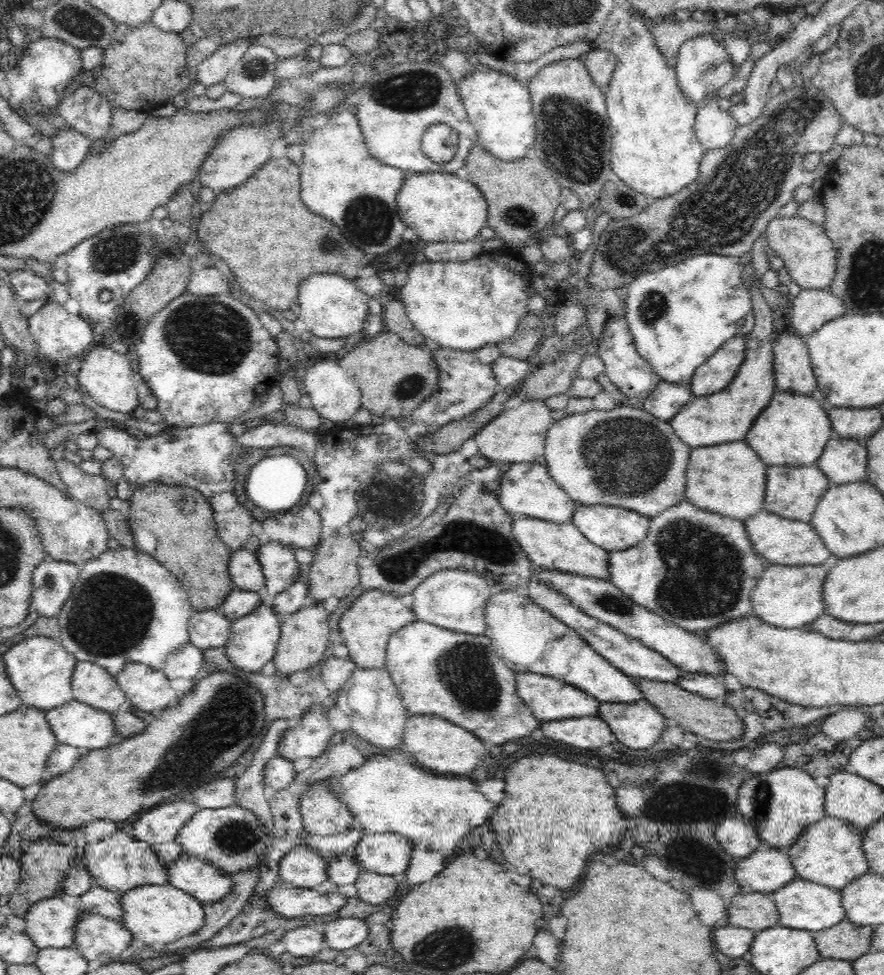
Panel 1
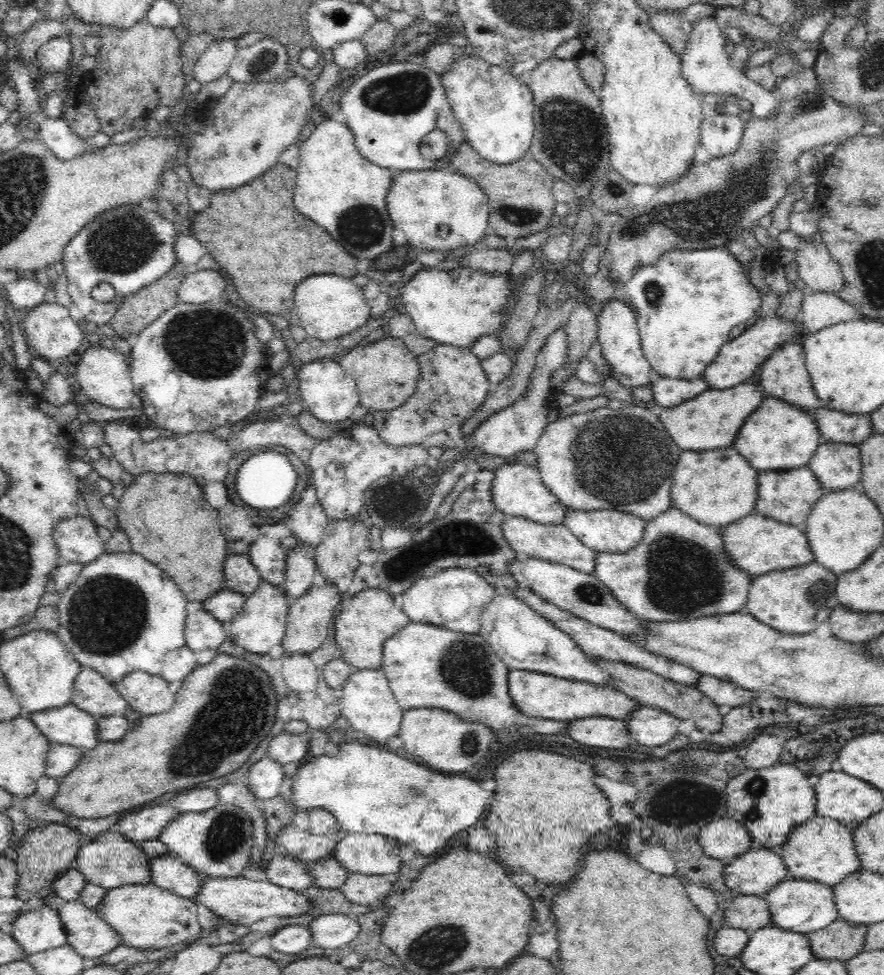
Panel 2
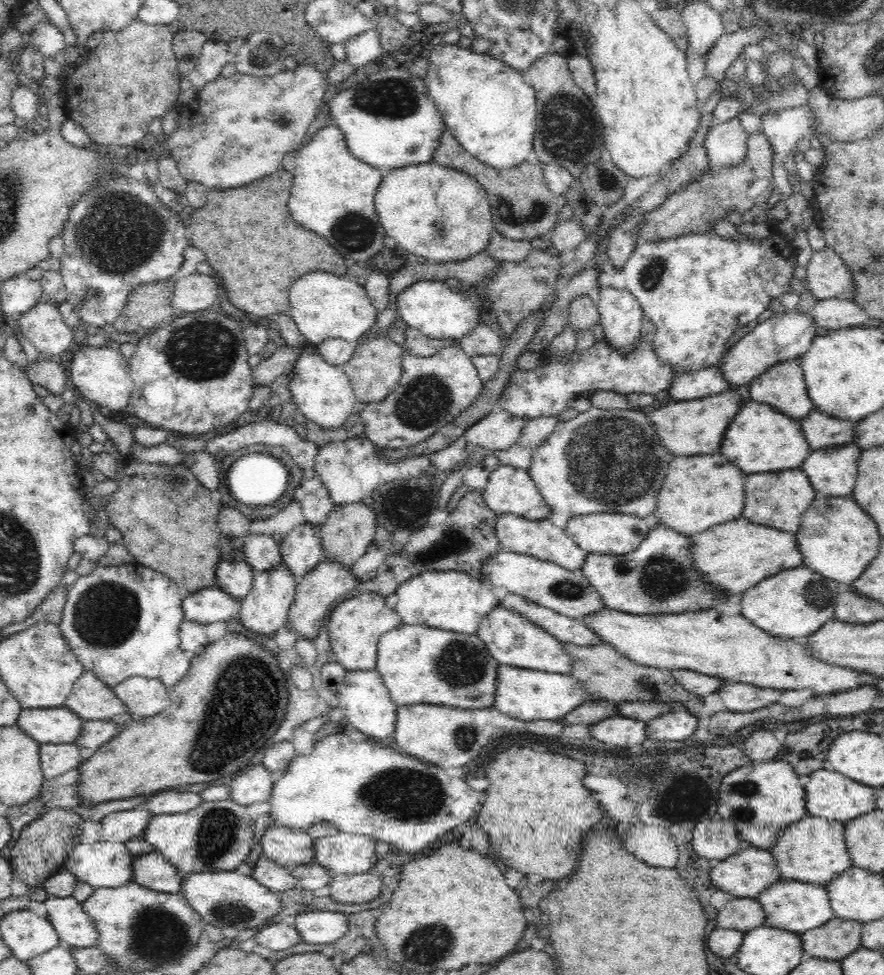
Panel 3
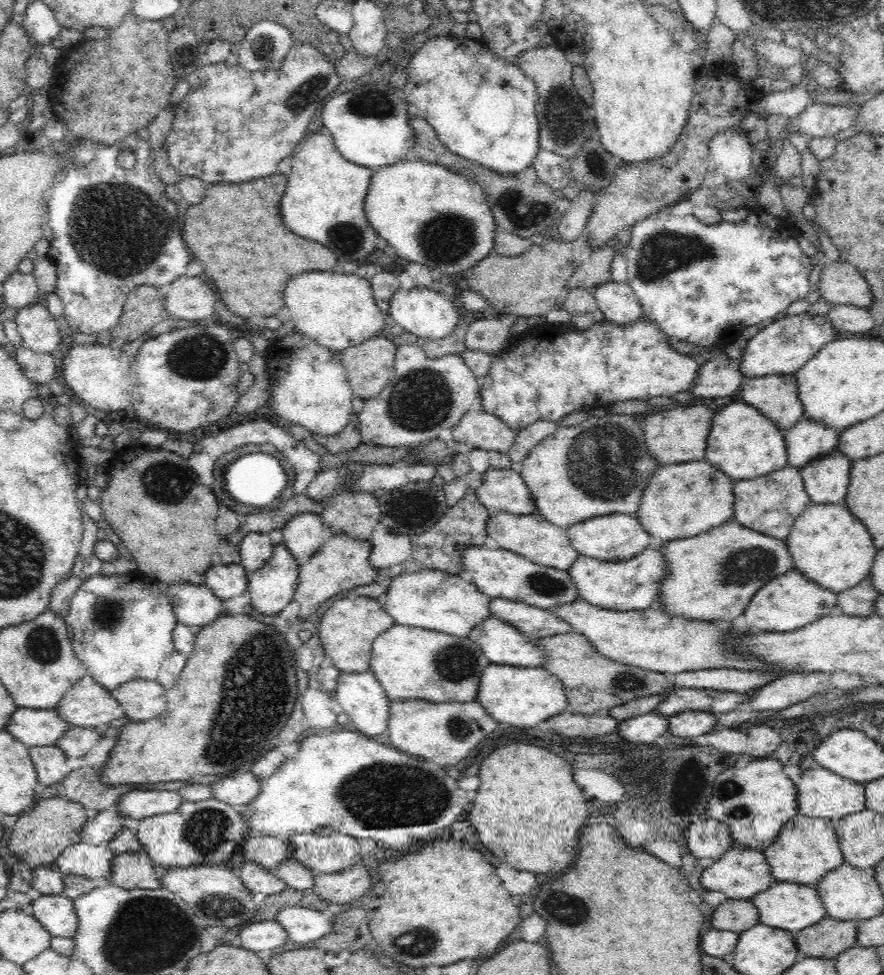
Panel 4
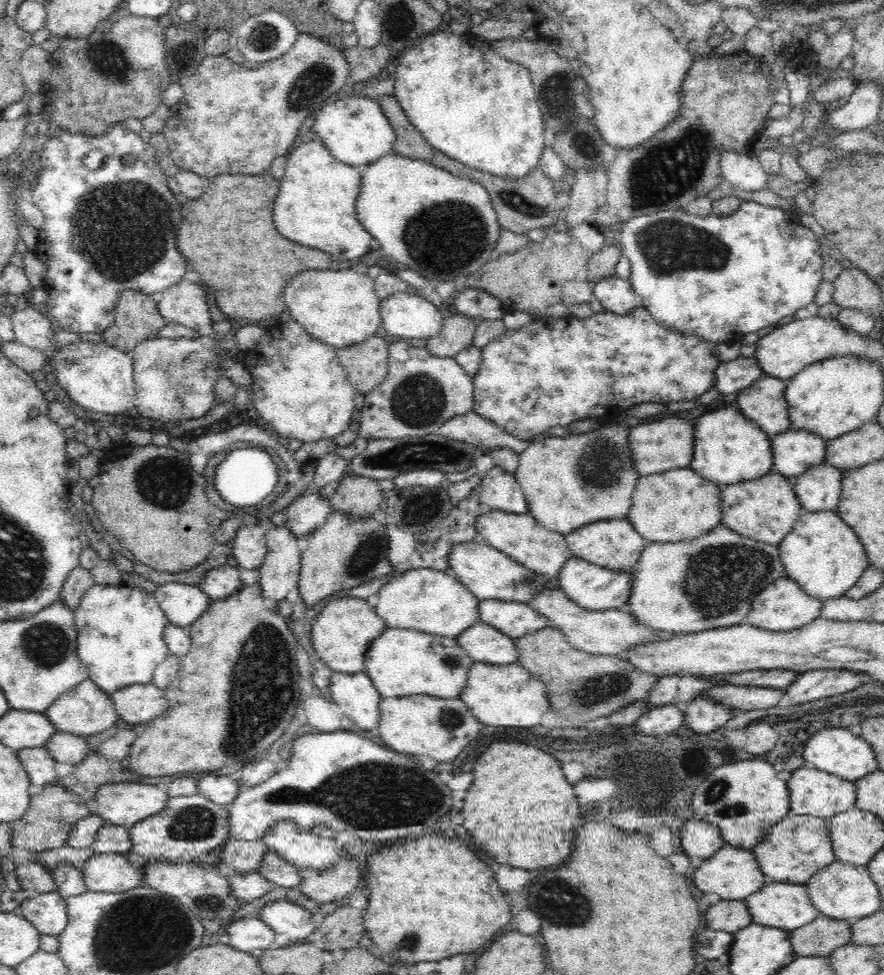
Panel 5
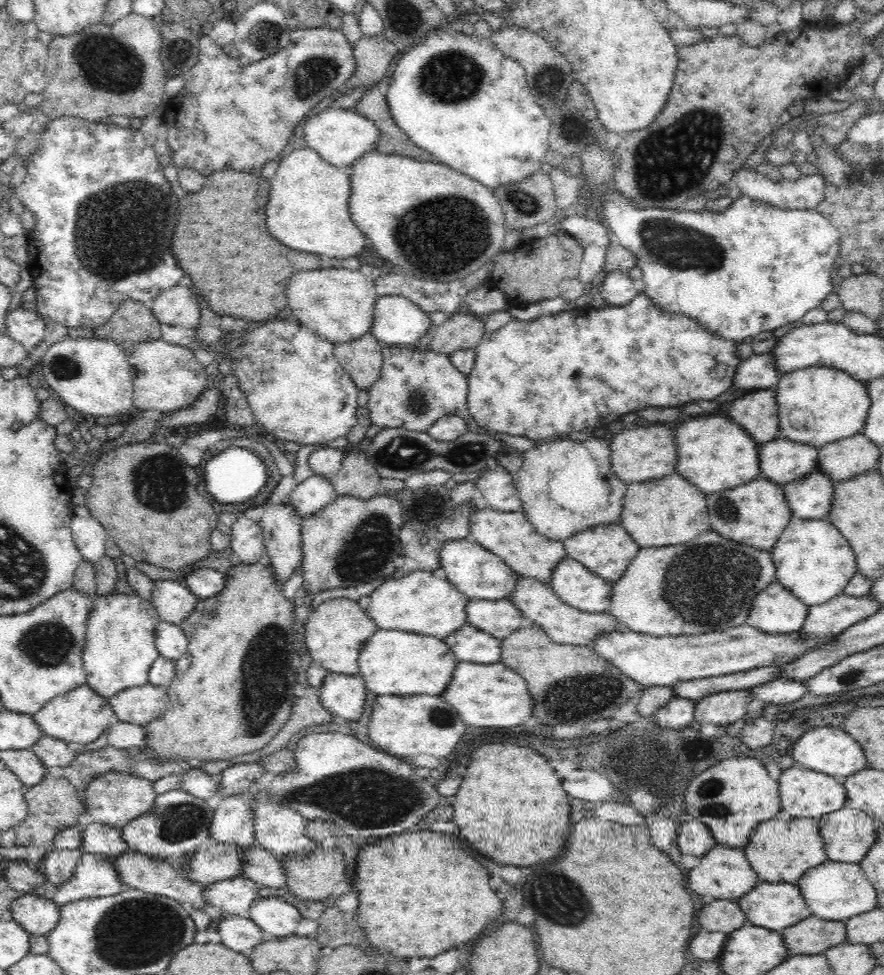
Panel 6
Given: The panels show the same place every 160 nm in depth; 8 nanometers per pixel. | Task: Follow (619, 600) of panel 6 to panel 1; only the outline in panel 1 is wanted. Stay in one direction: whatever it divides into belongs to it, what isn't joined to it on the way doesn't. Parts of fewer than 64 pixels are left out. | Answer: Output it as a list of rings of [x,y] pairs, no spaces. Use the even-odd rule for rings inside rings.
[[[758,511],[758,514],[742,520],[754,547],[754,552],[767,560],[768,564],[804,565],[823,564],[831,552],[826,548],[824,541],[809,522],[790,520],[766,512]]]

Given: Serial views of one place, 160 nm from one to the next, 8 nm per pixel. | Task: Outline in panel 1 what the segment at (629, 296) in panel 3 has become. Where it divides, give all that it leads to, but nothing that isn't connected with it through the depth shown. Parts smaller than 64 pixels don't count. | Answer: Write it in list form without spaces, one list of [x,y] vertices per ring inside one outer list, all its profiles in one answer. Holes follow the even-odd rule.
[[[620,312],[619,317],[610,317],[607,323],[597,350],[600,358],[604,361],[606,376],[628,399],[647,397],[653,388],[658,386],[661,378],[654,372],[652,365],[636,350],[632,333],[628,331],[629,327],[625,316]]]

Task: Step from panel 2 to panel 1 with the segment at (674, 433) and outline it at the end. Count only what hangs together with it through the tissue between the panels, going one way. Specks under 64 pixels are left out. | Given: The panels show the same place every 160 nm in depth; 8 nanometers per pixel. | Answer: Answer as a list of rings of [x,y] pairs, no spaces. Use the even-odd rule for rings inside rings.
[[[753,263],[743,266],[742,280],[749,288],[752,299],[756,326],[748,335],[748,342],[744,348],[744,362],[736,372],[734,380],[724,390],[706,396],[694,396],[685,404],[679,413],[669,420],[673,431],[691,447],[712,446],[742,440],[756,417],[768,406],[775,393],[775,378],[773,369],[773,341],[776,335],[774,330],[773,310],[762,297],[762,291],[752,283],[754,275]]]

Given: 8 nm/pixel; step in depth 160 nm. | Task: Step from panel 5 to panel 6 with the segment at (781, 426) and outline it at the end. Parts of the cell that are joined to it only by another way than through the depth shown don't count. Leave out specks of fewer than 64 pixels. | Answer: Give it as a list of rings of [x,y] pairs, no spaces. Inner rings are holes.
[[[776,387],[745,392],[732,402],[727,416],[739,424],[756,443],[766,443],[778,438]]]

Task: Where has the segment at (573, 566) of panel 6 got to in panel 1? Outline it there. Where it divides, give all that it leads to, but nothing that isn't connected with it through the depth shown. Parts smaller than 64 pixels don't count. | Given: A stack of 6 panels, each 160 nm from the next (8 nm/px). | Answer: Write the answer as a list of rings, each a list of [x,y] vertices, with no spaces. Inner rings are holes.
[[[687,500],[650,518],[646,538],[636,546],[608,551],[611,583],[637,605],[644,606],[668,622],[690,631],[707,631],[732,619],[748,617],[753,611],[751,592],[768,566],[754,552],[742,520],[706,512]]]

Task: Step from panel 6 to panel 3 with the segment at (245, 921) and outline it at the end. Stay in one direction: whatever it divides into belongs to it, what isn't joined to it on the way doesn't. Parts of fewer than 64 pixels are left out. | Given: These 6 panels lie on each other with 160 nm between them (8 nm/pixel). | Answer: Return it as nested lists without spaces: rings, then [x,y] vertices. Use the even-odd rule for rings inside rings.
[[[290,921],[270,922],[255,934],[254,939],[260,946],[275,951],[292,948],[302,942],[298,929]]]

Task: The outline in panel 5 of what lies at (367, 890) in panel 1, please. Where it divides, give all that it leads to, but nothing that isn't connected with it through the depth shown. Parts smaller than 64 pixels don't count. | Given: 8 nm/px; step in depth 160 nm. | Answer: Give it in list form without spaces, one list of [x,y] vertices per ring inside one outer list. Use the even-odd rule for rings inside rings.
[[[340,857],[331,867],[314,869],[300,868],[301,878],[298,890],[310,900],[316,902],[336,902],[358,891],[358,882],[362,880],[358,861]]]

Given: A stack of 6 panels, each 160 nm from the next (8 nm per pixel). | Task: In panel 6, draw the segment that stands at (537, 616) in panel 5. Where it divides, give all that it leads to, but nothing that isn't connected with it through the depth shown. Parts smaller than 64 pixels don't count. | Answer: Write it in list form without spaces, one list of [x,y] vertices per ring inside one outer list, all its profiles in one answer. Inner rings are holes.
[[[470,599],[466,605],[467,623],[502,640],[527,624],[520,609],[510,600]]]

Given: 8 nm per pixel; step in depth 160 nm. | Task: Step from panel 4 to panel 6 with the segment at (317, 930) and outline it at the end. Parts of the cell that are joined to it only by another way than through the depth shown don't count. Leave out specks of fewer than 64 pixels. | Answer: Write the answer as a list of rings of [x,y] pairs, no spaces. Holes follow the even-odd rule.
[[[258,897],[248,909],[248,916],[262,930],[264,942],[279,937],[294,935],[302,915],[286,900],[272,897]]]

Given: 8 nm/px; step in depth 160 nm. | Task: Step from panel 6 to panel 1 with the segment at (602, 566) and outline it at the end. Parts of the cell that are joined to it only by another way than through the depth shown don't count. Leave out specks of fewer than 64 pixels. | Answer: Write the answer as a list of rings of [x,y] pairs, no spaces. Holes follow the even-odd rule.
[[[577,504],[571,521],[592,544],[608,551],[620,551],[641,543],[648,534],[650,517],[622,507]]]

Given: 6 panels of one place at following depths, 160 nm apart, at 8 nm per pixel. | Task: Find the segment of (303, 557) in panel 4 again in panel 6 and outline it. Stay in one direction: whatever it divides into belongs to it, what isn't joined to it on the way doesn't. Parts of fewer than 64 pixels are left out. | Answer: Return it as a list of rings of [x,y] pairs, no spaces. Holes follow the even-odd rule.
[[[311,475],[291,492],[290,503],[304,518],[326,508],[337,497],[333,484],[322,475]]]

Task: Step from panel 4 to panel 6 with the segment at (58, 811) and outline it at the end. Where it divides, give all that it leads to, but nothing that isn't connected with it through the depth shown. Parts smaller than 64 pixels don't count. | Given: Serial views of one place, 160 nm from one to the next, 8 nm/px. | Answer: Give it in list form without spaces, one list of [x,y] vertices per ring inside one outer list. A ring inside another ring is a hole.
[[[50,773],[45,774],[41,783],[27,788],[24,797],[28,806],[27,817],[13,828],[18,846],[51,848],[56,833],[79,824],[78,818],[86,812],[77,788],[66,777],[57,778]]]

